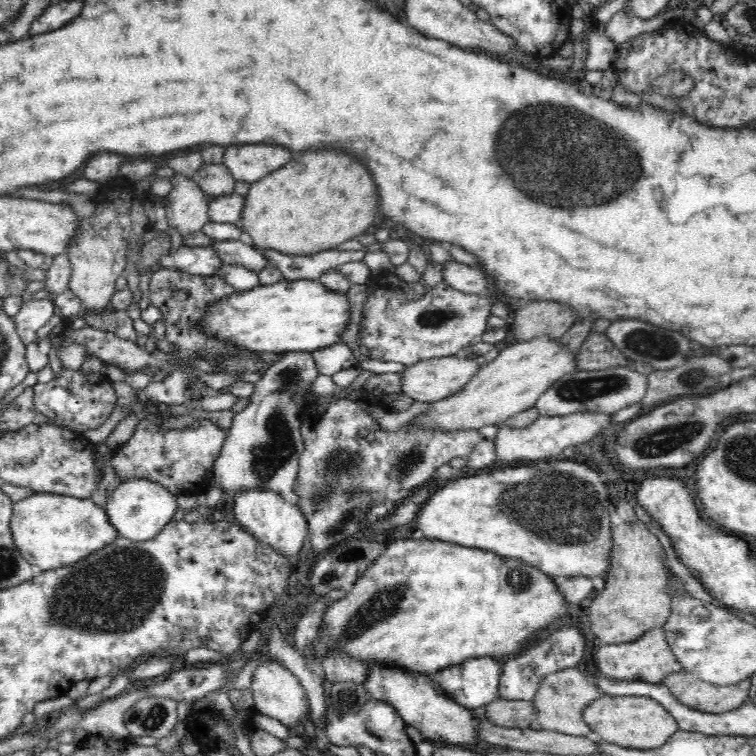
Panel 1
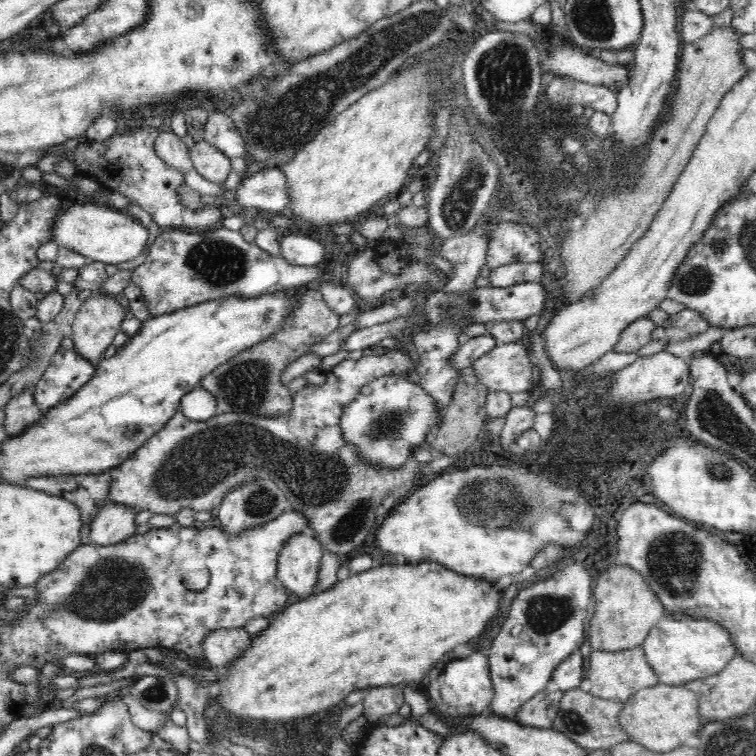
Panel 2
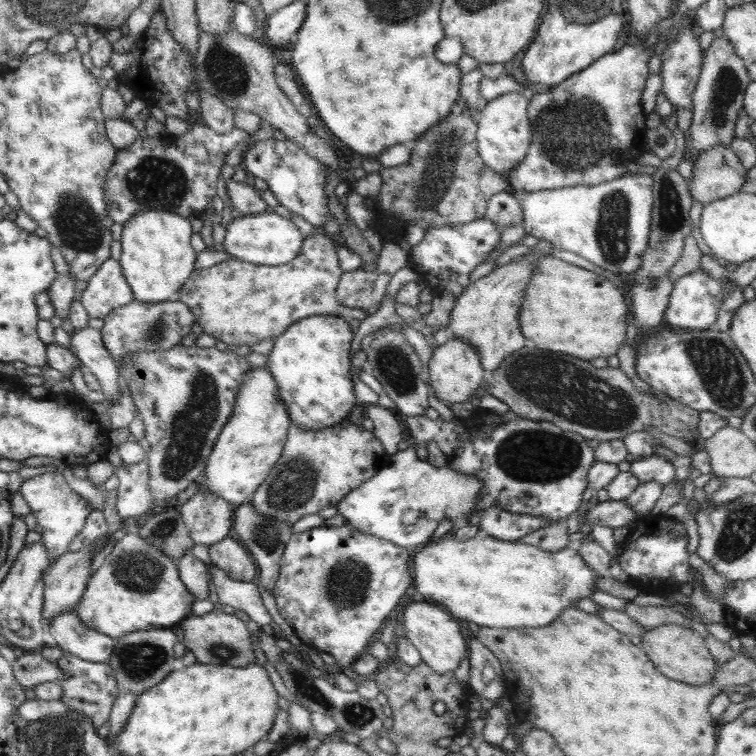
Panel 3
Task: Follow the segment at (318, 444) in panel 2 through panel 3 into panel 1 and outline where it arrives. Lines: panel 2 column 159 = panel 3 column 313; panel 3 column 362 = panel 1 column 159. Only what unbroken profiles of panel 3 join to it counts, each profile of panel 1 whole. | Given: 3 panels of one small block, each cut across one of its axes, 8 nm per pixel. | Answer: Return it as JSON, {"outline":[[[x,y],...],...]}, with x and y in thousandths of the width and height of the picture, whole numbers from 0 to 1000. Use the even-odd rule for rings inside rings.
{"outline":[[[190,554],[180,562],[172,582],[146,601],[160,638],[176,632],[193,632],[222,646],[230,655],[270,651],[280,636],[280,619],[292,601],[302,569],[272,554],[254,554],[243,569],[216,569],[201,554]]]}

